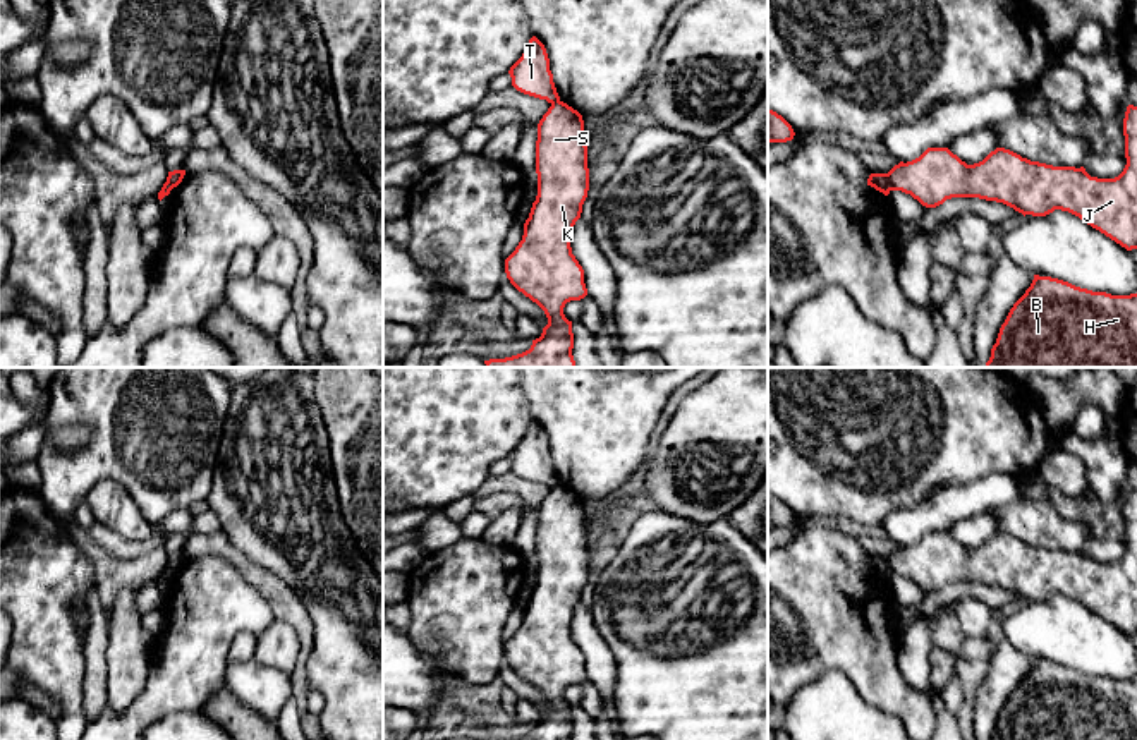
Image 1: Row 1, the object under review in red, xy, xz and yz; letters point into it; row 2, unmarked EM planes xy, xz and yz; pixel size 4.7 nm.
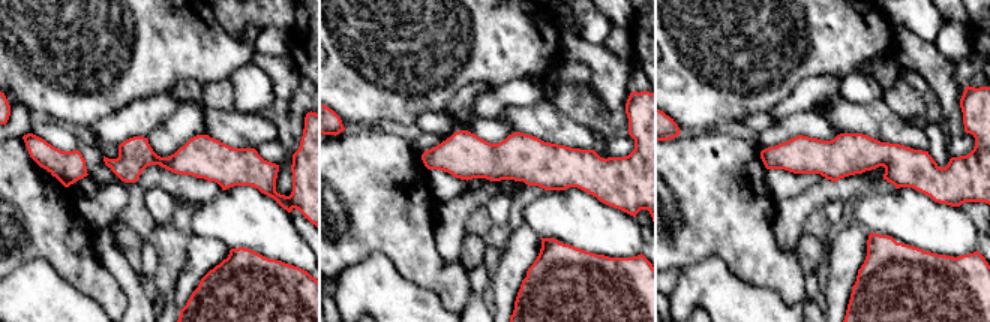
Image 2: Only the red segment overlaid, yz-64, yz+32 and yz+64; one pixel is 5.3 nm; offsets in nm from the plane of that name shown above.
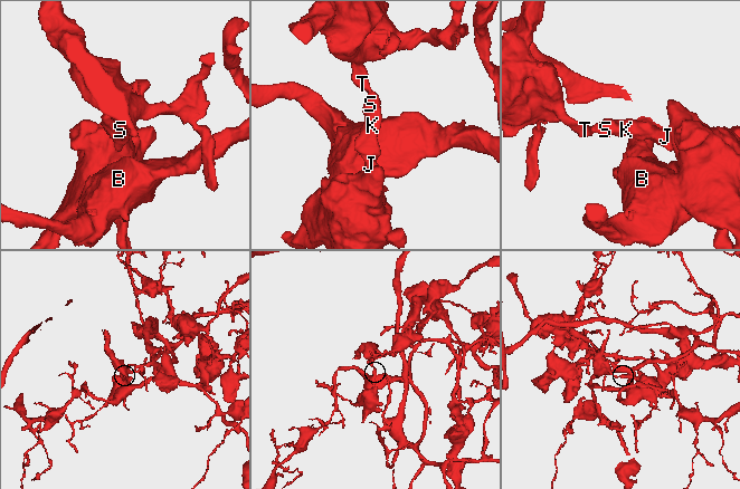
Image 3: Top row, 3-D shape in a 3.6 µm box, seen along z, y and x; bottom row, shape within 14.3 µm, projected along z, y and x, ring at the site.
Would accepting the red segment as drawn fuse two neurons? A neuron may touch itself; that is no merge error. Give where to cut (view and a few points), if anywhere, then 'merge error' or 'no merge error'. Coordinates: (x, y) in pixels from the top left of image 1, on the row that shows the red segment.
yz (885, 174), (890, 189) | merge error

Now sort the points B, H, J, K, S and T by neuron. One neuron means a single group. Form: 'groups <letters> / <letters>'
groups B H J K S / T

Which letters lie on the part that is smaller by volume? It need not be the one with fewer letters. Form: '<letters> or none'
T

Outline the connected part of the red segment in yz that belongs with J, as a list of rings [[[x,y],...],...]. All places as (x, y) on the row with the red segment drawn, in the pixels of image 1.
[[[1134,105],[1127,106],[1123,136],[1127,165],[1115,179],[1091,177],[1084,167],[1031,161],[1005,148],[996,148],[974,165],[967,165],[948,148],[927,148],[919,158],[895,165],[886,177],[890,191],[910,194],[926,208],[936,208],[952,197],[979,197],[1003,203],[1024,216],[1046,216],[1055,209],[1068,211],[1132,251],[1137,249],[1137,106]]]

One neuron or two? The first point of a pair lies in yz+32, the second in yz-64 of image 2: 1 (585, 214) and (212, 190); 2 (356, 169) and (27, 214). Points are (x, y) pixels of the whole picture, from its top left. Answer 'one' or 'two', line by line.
1: two
2: one

